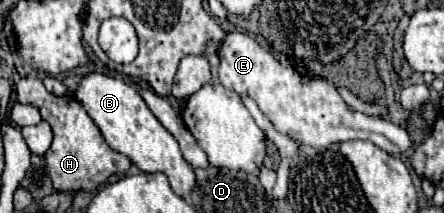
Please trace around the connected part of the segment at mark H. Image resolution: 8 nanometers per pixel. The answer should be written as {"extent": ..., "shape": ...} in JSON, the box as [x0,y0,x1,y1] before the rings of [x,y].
{"extent":[16,80,132,190],"shape":[[[20,80],[16,84],[16,94],[20,104],[36,106],[42,118],[52,126],[54,142],[50,150],[44,154],[44,160],[46,172],[56,190],[94,190],[96,186],[104,184],[112,174],[122,174],[130,168],[132,162],[106,144],[98,126],[92,122],[84,106],[74,96],[54,96],[44,88],[42,80]]]}

